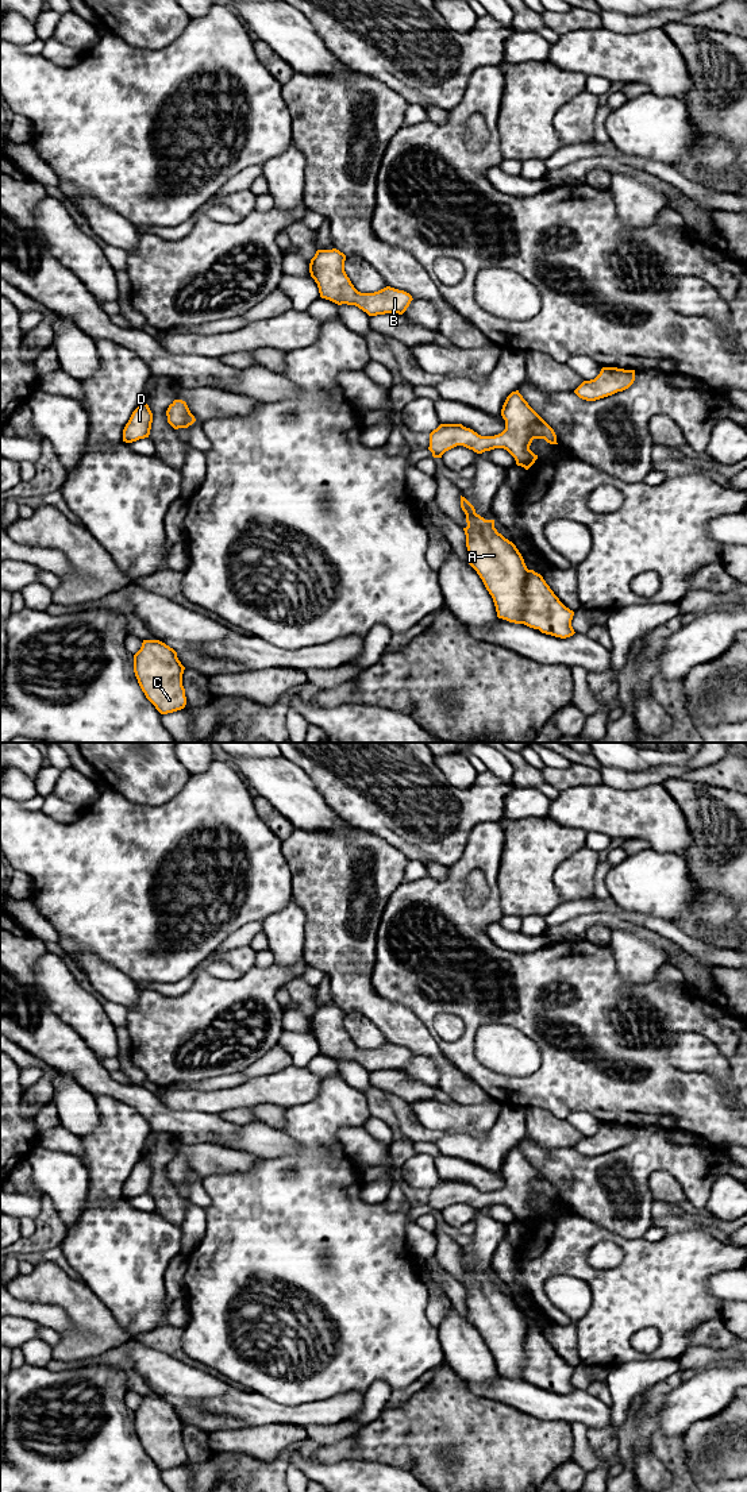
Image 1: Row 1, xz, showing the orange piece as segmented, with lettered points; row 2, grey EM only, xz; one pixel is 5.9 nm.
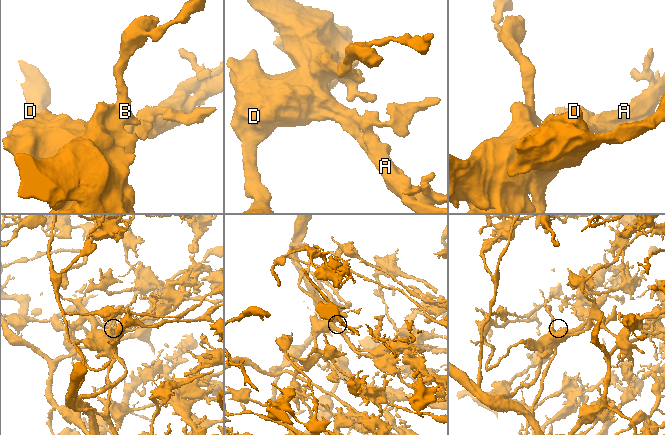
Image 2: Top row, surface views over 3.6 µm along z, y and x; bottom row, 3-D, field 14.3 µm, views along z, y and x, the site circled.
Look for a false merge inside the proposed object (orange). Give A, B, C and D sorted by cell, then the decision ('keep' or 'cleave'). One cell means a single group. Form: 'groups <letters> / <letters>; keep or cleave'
groups A B C D; keep

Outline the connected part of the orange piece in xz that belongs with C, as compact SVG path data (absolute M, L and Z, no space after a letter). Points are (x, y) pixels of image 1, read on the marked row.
M143 640L140 649L134 655L138 683L161 714L185 708L184 670L177 652L159 640Z

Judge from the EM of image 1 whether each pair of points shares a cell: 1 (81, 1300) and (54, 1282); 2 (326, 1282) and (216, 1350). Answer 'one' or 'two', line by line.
1: one
2: one

